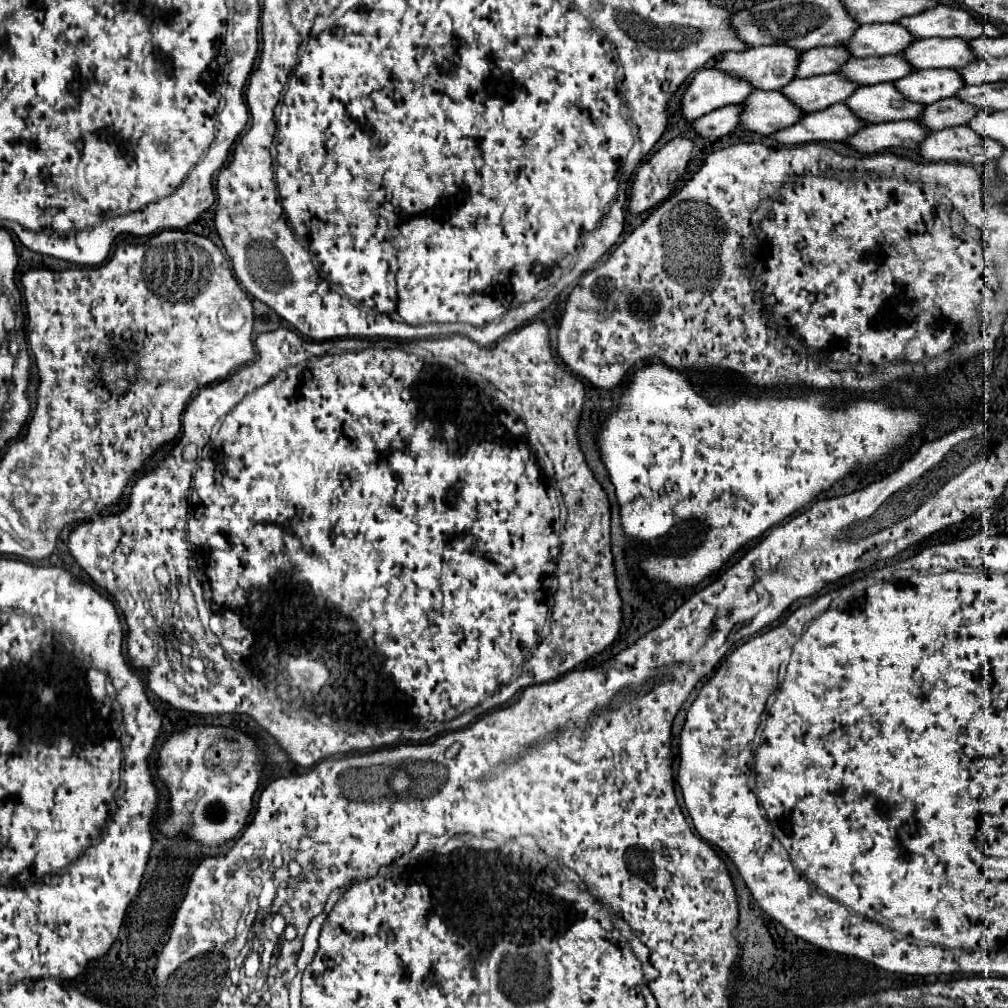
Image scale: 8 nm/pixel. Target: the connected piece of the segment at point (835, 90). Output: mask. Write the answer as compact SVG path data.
M825 74L811 78L795 78L791 84L783 86L781 92L791 98L803 112L817 112L821 108L829 108L831 104L845 102L859 84L853 84L843 74Z

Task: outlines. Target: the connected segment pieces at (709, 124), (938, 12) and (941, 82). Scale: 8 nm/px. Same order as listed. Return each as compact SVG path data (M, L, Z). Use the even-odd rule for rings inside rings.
M743 104L723 106L703 118L695 120L695 124L693 124L695 134L707 136L707 138L721 138L727 132L741 126L741 114L743 114Z
M939 4L937 8L931 8L929 12L923 12L919 16L909 16L899 20L915 38L965 38L965 40L975 40L981 36L991 36L997 38L1001 36L1001 30L993 24L989 24L983 18L973 16L965 8L959 6L945 6Z
M917 70L903 80L897 80L895 86L903 96L915 102L933 104L943 98L955 96L961 88L965 88L963 76L957 70Z

